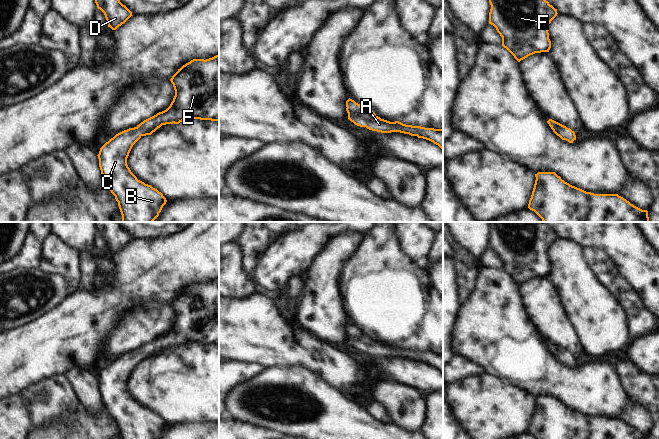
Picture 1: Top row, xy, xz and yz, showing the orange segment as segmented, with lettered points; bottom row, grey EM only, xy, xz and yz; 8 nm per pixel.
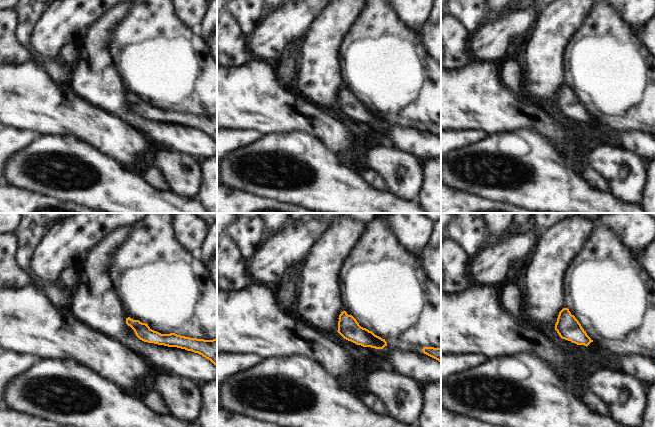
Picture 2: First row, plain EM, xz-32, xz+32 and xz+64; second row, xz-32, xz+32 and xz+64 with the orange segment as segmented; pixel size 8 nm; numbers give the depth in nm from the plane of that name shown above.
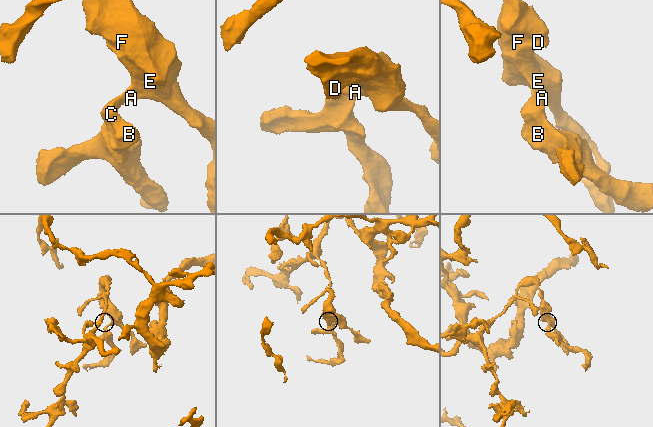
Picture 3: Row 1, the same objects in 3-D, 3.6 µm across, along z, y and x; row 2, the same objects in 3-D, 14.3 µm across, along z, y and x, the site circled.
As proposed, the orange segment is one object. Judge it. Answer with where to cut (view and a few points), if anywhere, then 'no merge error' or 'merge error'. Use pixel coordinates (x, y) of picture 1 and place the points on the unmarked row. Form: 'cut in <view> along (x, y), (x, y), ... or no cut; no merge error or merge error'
no cut; no merge error

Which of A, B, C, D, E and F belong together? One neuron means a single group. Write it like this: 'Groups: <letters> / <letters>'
Groups: A B C D E F.

